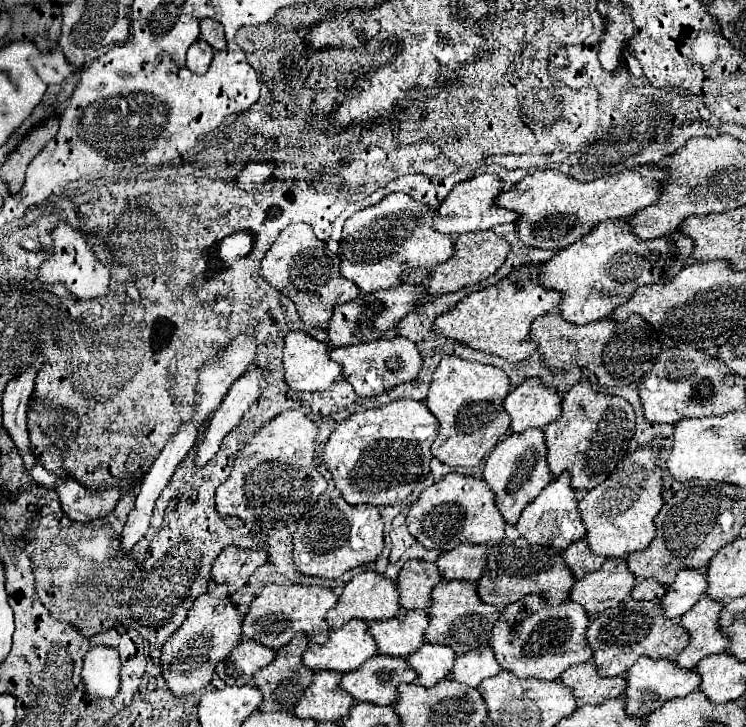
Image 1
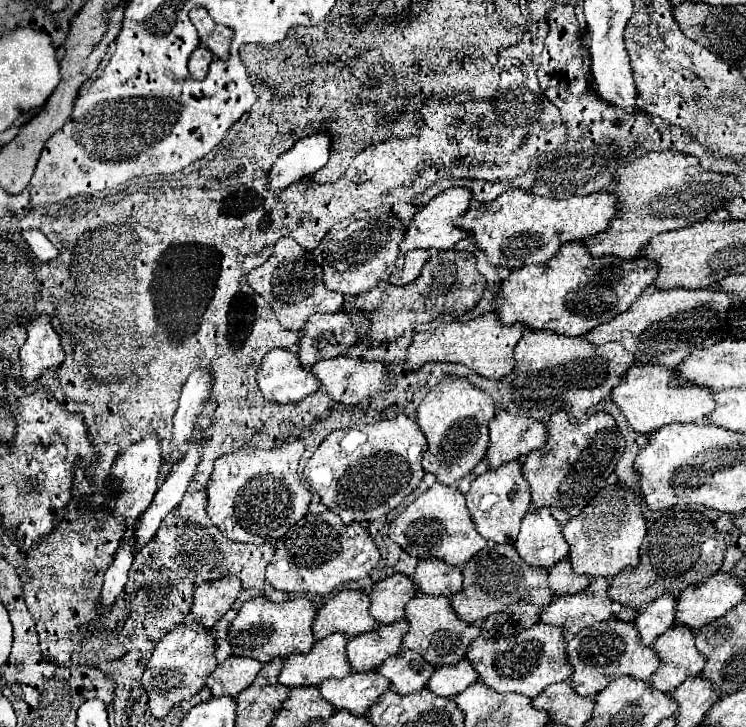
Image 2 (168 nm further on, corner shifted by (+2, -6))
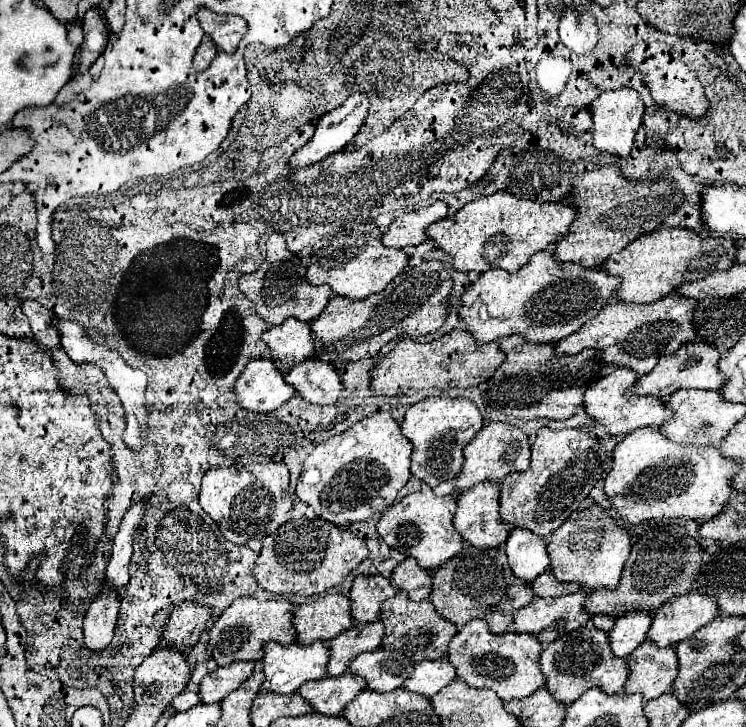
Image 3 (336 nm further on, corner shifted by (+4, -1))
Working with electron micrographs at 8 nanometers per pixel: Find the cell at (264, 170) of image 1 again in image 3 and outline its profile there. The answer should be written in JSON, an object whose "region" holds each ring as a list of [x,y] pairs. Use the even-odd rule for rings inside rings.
{"region":[[[351,94],[339,108],[335,108],[335,110],[327,112],[325,116],[321,116],[319,122],[317,122],[313,138],[305,146],[301,146],[299,150],[295,150],[295,154],[289,158],[289,162],[287,162],[289,170],[311,166],[315,162],[321,162],[329,154],[335,154],[335,152],[343,150],[353,140],[353,136],[357,134],[357,130],[361,128],[363,120],[367,116],[367,108],[369,108],[369,102],[367,102],[367,98],[363,94]]]}

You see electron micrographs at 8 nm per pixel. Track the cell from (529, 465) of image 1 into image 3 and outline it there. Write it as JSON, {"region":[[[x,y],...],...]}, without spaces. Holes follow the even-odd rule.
{"region":[[[481,482],[457,496],[459,508],[455,512],[455,528],[467,544],[477,548],[499,548],[505,544],[511,526],[499,522],[499,486],[501,482]]]}

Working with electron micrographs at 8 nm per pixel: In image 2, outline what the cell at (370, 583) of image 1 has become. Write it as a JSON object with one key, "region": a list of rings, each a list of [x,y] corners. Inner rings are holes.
{"region":[[[341,591],[317,609],[313,621],[313,637],[319,641],[331,633],[355,637],[375,629],[369,615],[369,597],[361,591]]]}

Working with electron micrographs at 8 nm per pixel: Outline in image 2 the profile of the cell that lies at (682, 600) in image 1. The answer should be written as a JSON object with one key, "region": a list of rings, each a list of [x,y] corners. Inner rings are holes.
{"region":[[[665,595],[643,607],[635,617],[635,629],[643,645],[653,645],[659,635],[663,635],[673,625],[673,611],[675,611],[675,597]]]}

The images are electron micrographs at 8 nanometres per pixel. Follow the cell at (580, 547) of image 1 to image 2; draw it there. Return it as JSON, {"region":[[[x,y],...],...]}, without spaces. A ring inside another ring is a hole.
{"region":[[[563,559],[561,563],[557,563],[557,567],[551,567],[547,581],[551,591],[559,597],[559,595],[581,593],[583,589],[589,587],[591,579],[587,575],[573,575],[573,569],[569,567],[569,559]]]}

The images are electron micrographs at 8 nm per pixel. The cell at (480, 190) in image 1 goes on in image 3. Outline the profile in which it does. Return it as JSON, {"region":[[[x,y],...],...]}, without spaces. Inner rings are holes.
{"region":[[[437,200],[435,204],[431,204],[423,210],[399,216],[389,226],[389,230],[383,234],[383,244],[393,246],[393,248],[407,248],[407,246],[417,246],[421,242],[427,242],[429,240],[427,226],[445,218],[447,210],[449,210],[449,206],[441,200]]]}

